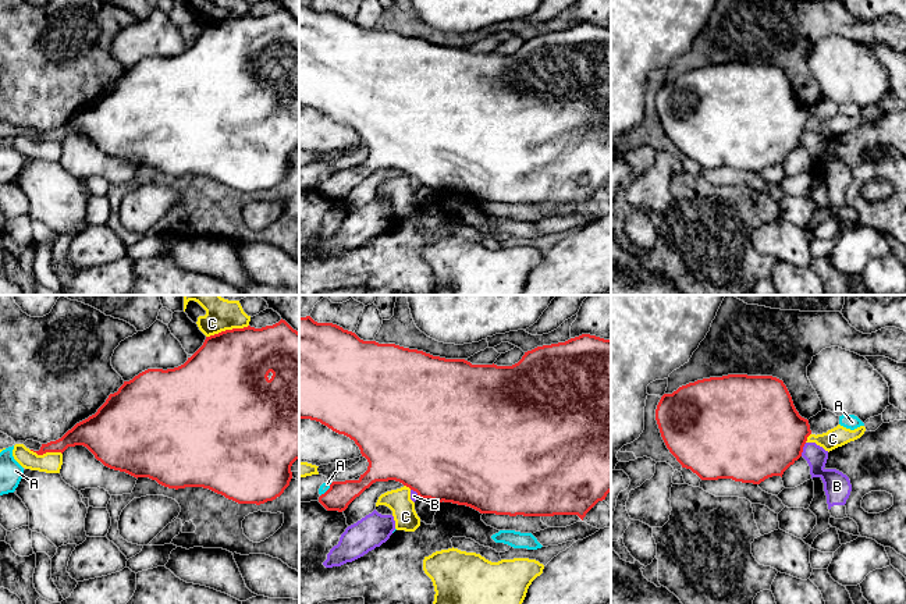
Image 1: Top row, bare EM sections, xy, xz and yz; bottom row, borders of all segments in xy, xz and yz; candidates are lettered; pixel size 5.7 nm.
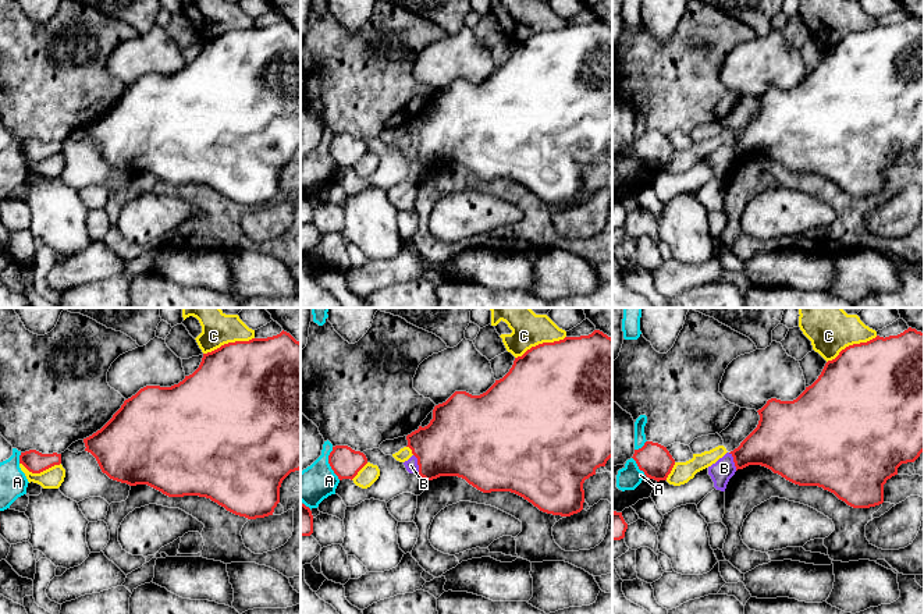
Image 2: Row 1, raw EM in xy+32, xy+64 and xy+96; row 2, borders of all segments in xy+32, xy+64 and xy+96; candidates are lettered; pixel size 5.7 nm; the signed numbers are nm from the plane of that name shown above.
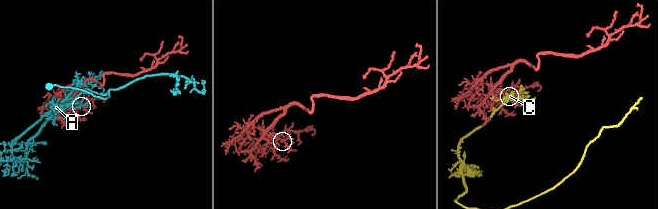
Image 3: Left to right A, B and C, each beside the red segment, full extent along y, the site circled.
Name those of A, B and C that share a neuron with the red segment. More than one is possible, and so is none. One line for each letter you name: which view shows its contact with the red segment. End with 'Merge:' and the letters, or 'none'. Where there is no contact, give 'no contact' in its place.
Merge: none

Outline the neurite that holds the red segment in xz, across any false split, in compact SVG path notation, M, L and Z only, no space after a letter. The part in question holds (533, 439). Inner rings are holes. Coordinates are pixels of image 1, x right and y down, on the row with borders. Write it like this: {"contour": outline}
{"contour": "M310 316L299 317L299 419L310 419L320 422L333 431L344 434L355 441L359 447L362 456L369 462L367 470L360 475L358 480L333 482L330 488L319 497L319 502L327 511L342 512L348 505L359 497L366 488L376 482L395 480L416 491L420 498L430 498L437 502L452 502L458 505L470 507L480 514L495 514L495 515L523 515L523 516L554 516L554 515L578 515L582 520L586 514L598 502L605 500L611 491L611 340L604 340L590 334L582 334L571 338L565 342L537 347L532 351L525 352L522 359L512 366L497 366L497 365L472 365L465 359L445 359L433 356L423 351L404 348L395 344L379 344L376 341L363 341L355 333L344 330L342 327L333 323L317 323Z"}

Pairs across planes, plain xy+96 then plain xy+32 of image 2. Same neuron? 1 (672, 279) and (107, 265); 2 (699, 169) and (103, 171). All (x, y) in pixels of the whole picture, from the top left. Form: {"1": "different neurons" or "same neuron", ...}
{"1": "same neuron", "2": "same neuron"}

